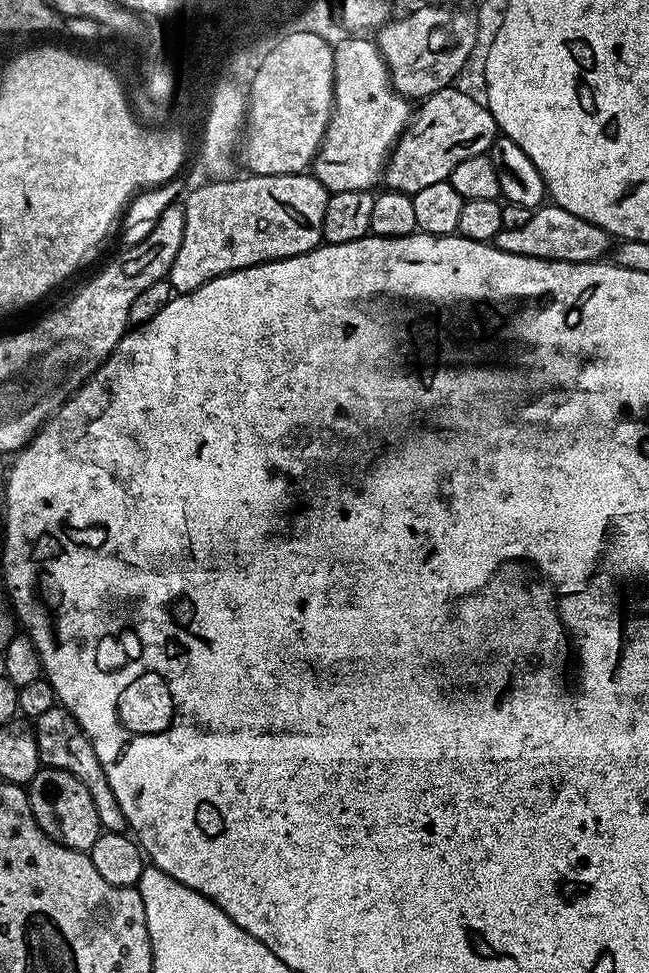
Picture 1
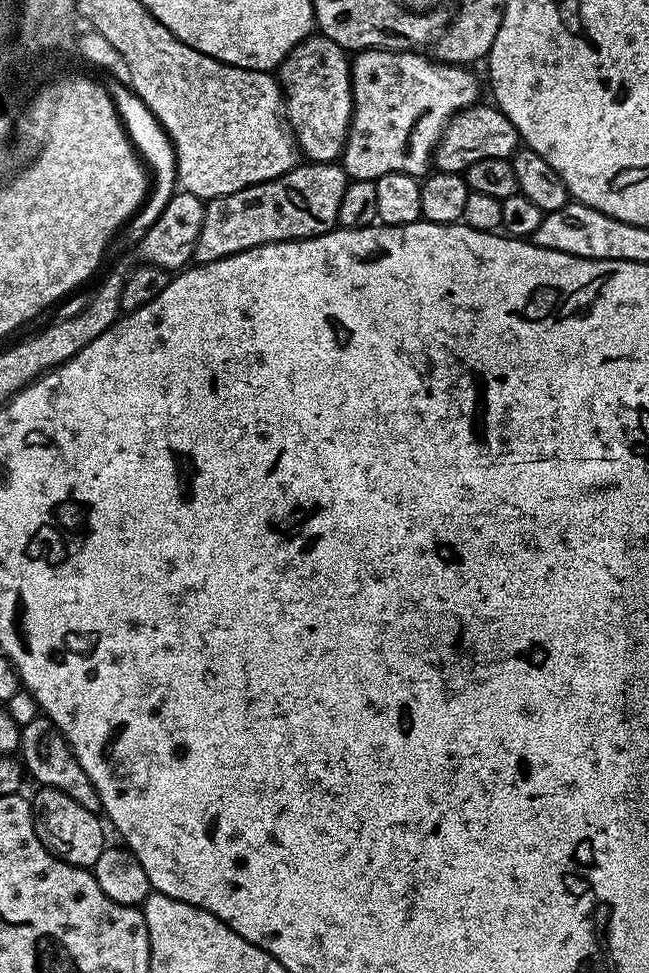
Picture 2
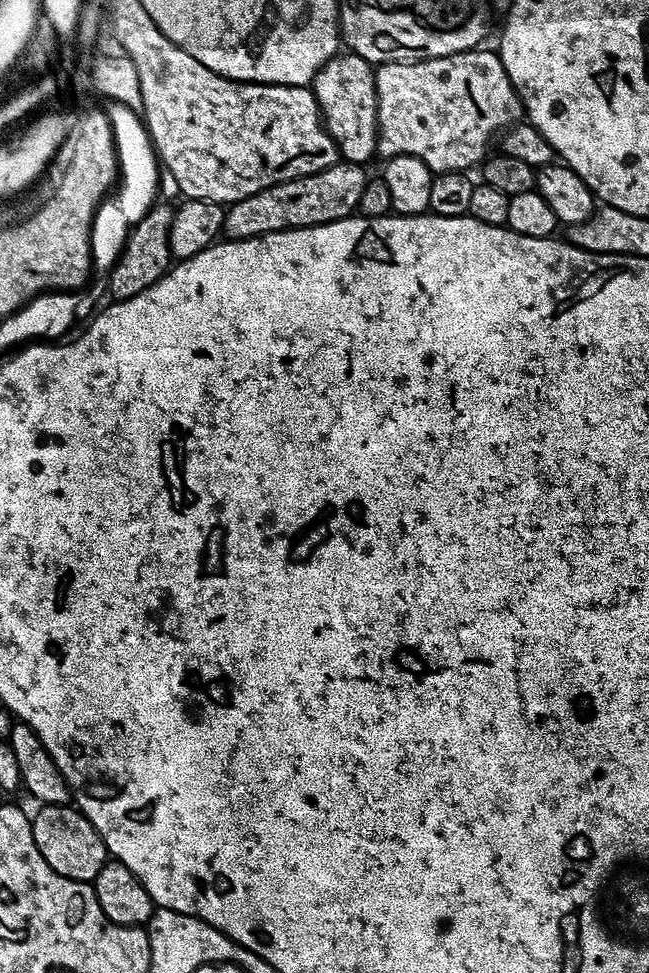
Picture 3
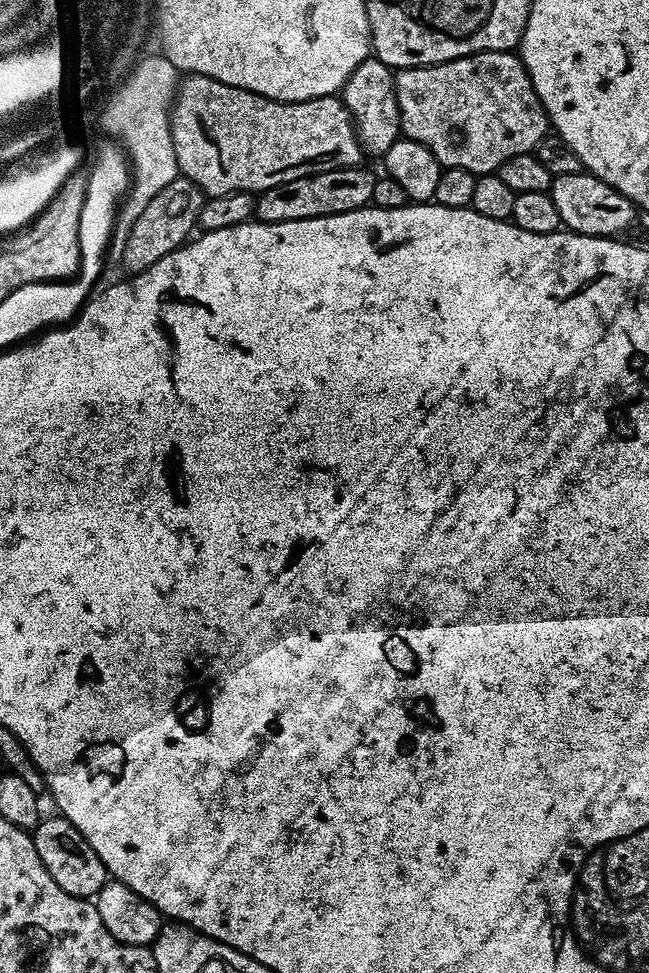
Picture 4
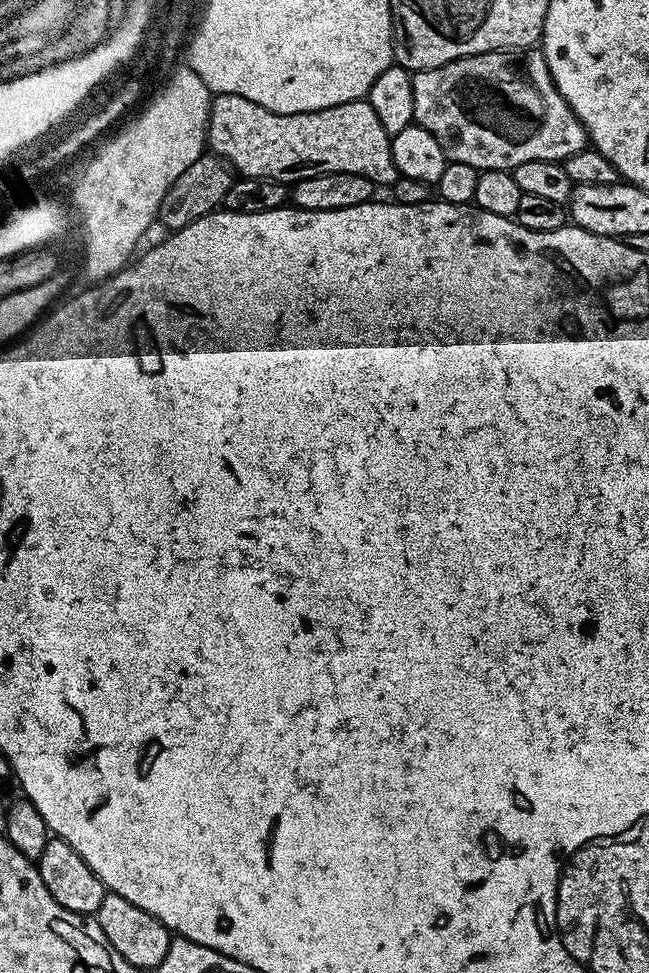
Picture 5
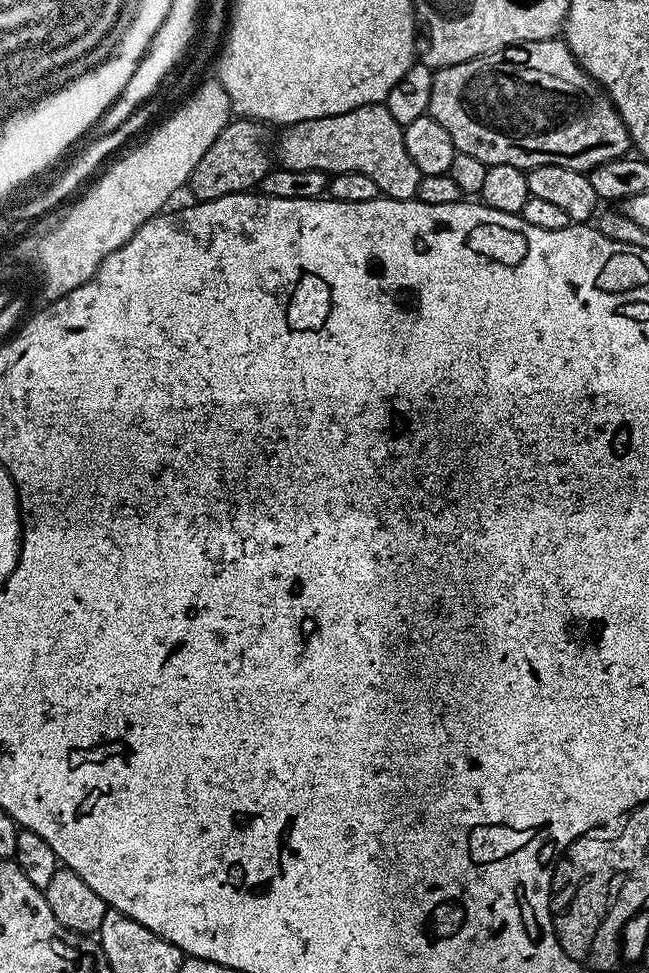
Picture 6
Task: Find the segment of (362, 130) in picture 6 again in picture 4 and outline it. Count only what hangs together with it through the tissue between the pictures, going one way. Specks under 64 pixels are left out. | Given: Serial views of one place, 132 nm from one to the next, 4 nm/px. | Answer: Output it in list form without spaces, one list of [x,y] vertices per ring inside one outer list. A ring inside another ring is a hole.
[[[191,74],[183,77],[172,106],[172,137],[174,138],[174,152],[178,158],[180,175],[187,178],[190,182],[194,182],[204,191],[205,197],[208,198],[221,196],[222,194],[230,194],[231,192],[259,194],[265,192],[267,188],[278,186],[282,182],[294,182],[294,178],[306,178],[307,176],[322,174],[323,172],[338,170],[339,168],[357,167],[357,165],[361,163],[360,156],[362,157],[360,139],[356,137],[356,123],[352,120],[348,108],[339,95],[303,100],[297,104],[283,104],[280,100],[271,100],[265,96],[254,94],[250,90],[226,86],[214,78],[194,76]]]

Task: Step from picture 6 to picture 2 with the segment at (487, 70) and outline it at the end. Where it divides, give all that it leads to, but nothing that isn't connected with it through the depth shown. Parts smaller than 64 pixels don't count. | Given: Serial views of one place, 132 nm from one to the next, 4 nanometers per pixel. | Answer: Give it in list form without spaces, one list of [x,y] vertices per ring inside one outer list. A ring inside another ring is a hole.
[[[366,48],[357,51],[351,57],[352,65],[352,126],[348,130],[348,141],[344,143],[344,151],[342,153],[342,167],[348,173],[352,180],[374,180],[382,178],[382,174],[394,174],[401,172],[402,174],[410,174],[417,178],[423,178],[429,175],[430,165],[433,163],[433,153],[439,143],[444,128],[447,127],[448,121],[452,117],[459,114],[464,108],[468,108],[477,103],[481,99],[480,96],[480,80],[472,73],[473,69],[468,66],[458,64],[442,64],[439,60],[431,55],[420,56],[419,51],[409,50],[406,52],[393,52],[391,48]]]

